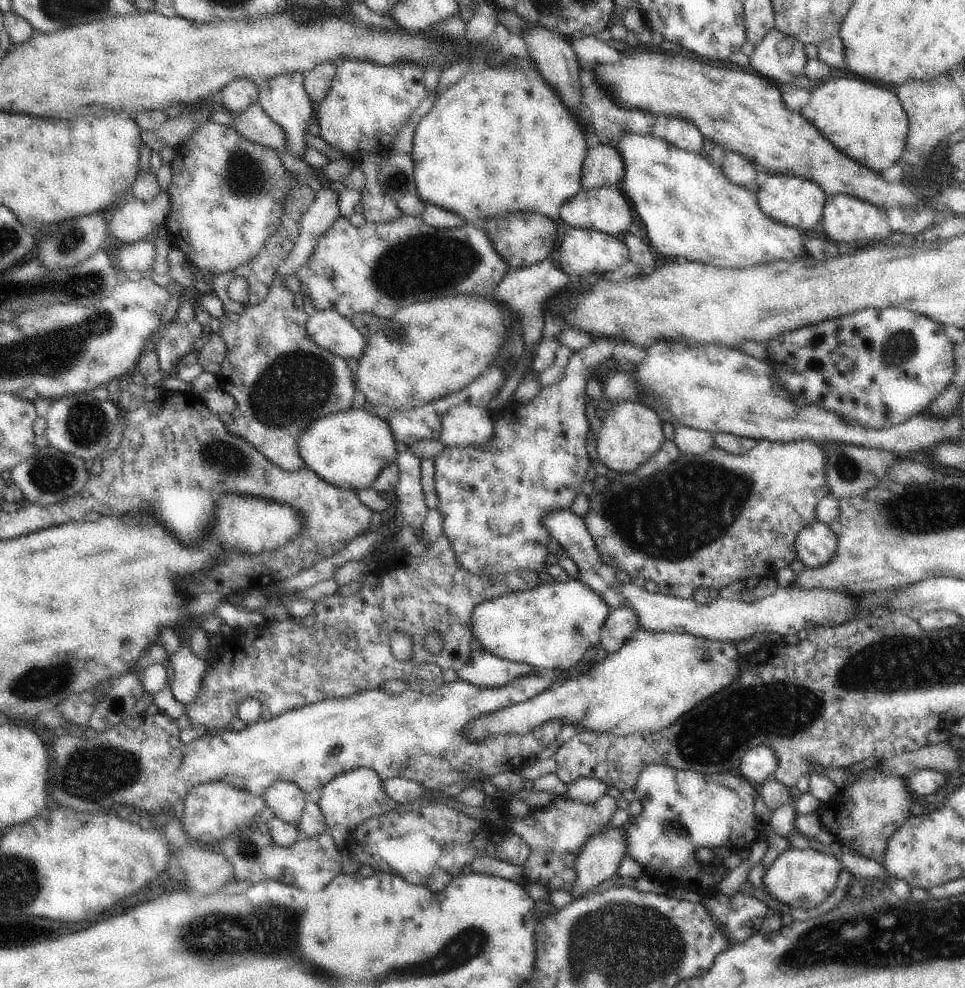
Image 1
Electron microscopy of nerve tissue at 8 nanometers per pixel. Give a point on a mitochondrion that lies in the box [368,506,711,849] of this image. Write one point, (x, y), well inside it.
(671, 823)

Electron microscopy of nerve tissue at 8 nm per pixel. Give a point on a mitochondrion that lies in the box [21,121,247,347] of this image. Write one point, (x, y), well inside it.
(70, 242)

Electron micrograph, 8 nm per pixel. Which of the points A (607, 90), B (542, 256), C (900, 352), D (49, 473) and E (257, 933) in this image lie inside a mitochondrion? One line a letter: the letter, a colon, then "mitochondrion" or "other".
A: other
B: other
C: mitochondrion
D: mitochondrion
E: mitochondrion

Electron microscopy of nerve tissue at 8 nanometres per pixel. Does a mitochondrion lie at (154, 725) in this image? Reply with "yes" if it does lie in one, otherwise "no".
no

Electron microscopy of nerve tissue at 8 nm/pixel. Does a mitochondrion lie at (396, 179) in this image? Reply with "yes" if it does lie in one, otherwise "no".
yes

